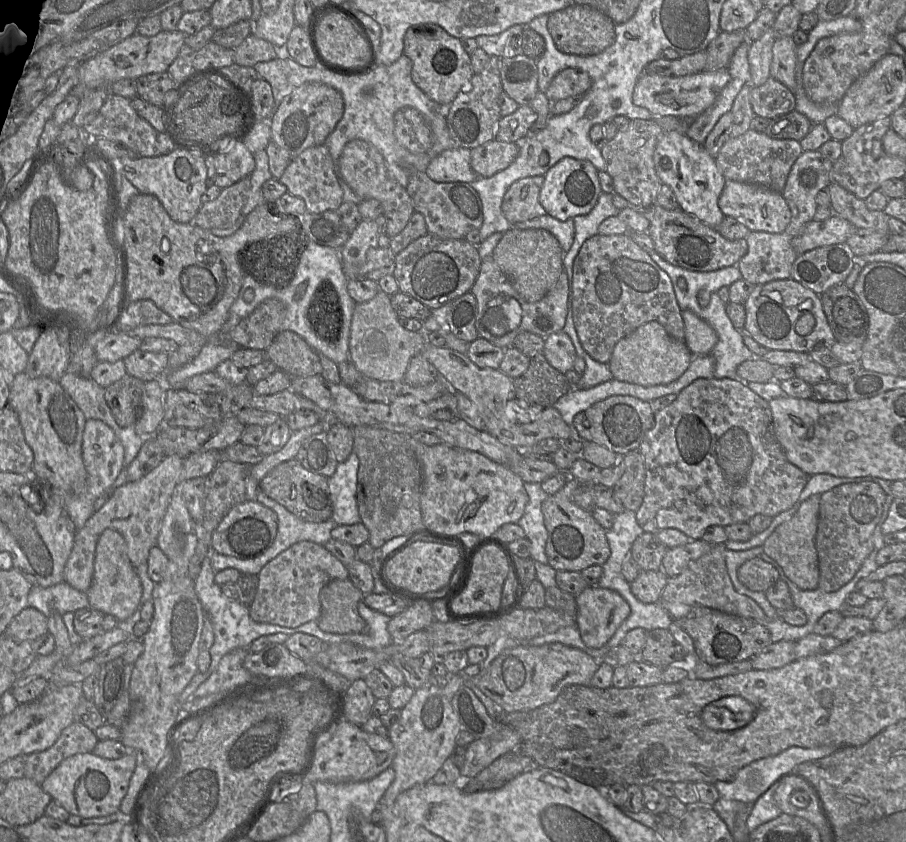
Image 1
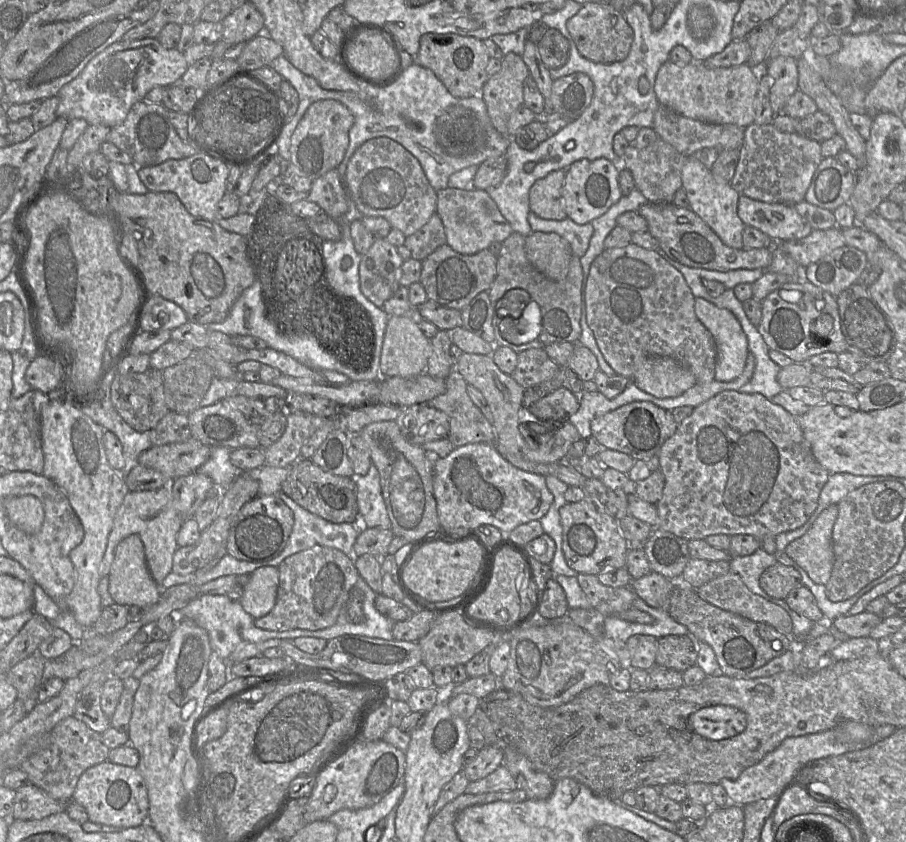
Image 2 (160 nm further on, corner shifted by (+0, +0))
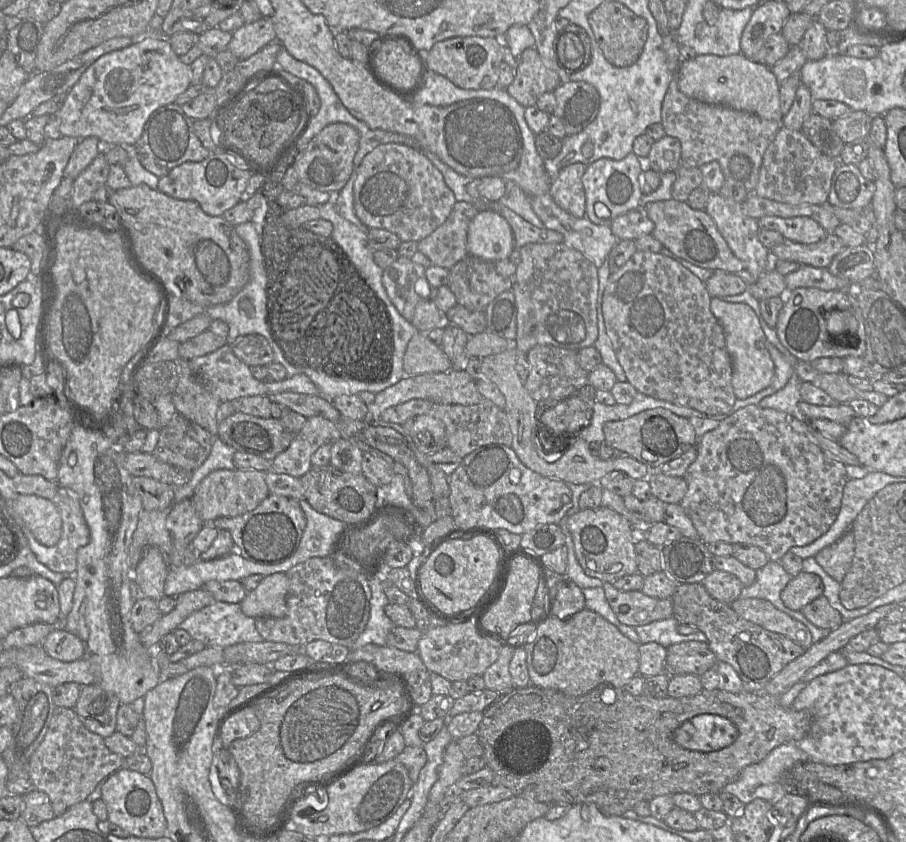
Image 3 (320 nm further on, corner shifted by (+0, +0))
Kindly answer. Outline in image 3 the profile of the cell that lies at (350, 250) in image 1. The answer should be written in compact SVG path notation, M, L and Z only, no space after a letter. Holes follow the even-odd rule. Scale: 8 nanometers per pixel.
M399 256L389 267L383 269L382 282L386 293L397 311L409 322L422 299L414 289L418 279L425 278L425 268L410 259Z

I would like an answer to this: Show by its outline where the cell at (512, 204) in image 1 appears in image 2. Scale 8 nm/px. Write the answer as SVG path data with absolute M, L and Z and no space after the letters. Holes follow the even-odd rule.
M561 169L535 181L529 191L530 212L547 220L567 218L561 197L565 176L566 169Z

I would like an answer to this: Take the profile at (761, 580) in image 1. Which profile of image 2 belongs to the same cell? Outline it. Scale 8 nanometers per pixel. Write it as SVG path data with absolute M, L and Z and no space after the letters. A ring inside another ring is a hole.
M781 563L767 568L762 573L759 583L769 596L781 600L785 600L794 588L802 585L800 573Z

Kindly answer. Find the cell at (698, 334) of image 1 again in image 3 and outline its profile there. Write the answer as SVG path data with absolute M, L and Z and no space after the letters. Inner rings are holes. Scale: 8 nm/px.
M712 298L710 309L723 327L726 347L732 360L732 386L738 399L746 399L767 388L773 379L775 365L766 346L766 336L754 310L746 304Z

